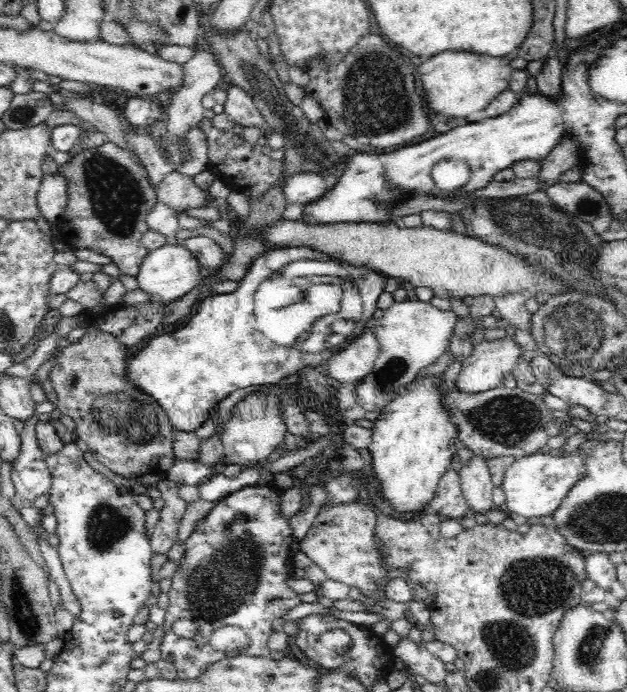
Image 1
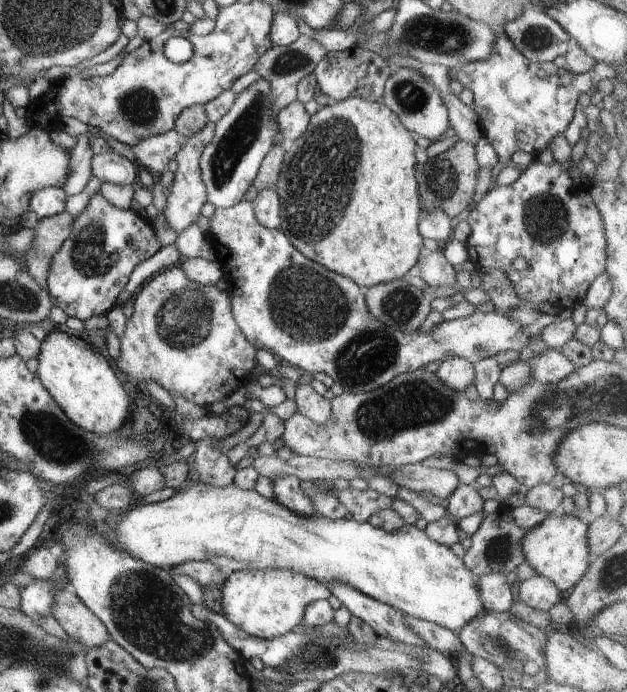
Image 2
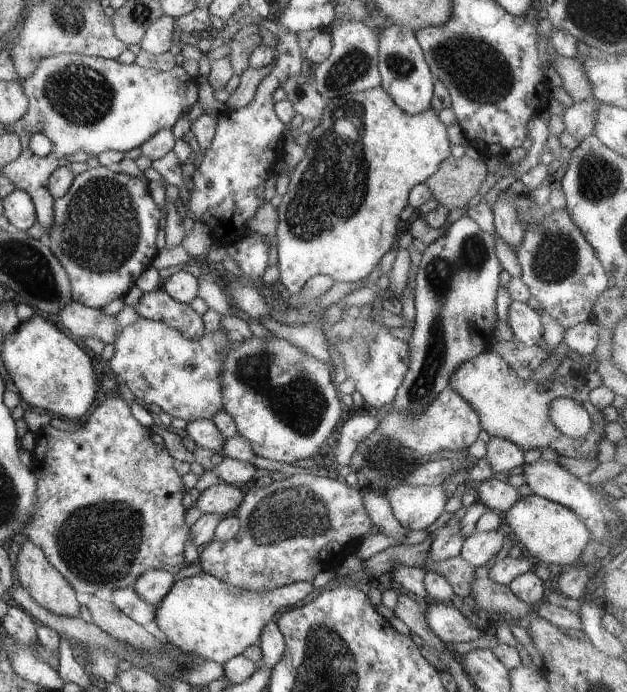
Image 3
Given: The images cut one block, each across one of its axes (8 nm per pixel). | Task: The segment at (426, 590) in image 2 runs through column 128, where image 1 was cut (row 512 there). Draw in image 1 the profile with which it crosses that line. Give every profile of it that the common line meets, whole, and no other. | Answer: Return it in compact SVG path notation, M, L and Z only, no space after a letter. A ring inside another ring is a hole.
M582 451L571 454L553 456L550 453L535 453L516 460L504 474L501 487L505 494L503 508L510 513L526 516L530 520L534 517L550 516L556 512L568 491L582 478L584 469L584 453Z

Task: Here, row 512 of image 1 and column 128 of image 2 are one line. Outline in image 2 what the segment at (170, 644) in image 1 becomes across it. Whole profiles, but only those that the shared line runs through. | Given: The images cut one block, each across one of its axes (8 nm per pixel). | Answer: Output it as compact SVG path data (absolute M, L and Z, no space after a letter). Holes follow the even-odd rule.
M98 191L90 197L86 208L73 218L70 236L67 236L64 244L53 254L46 287L54 304L68 316L85 321L91 316L106 315L114 306L118 306L118 295L126 288L136 265L154 256L162 247L151 221L140 216L134 209L114 206Z

